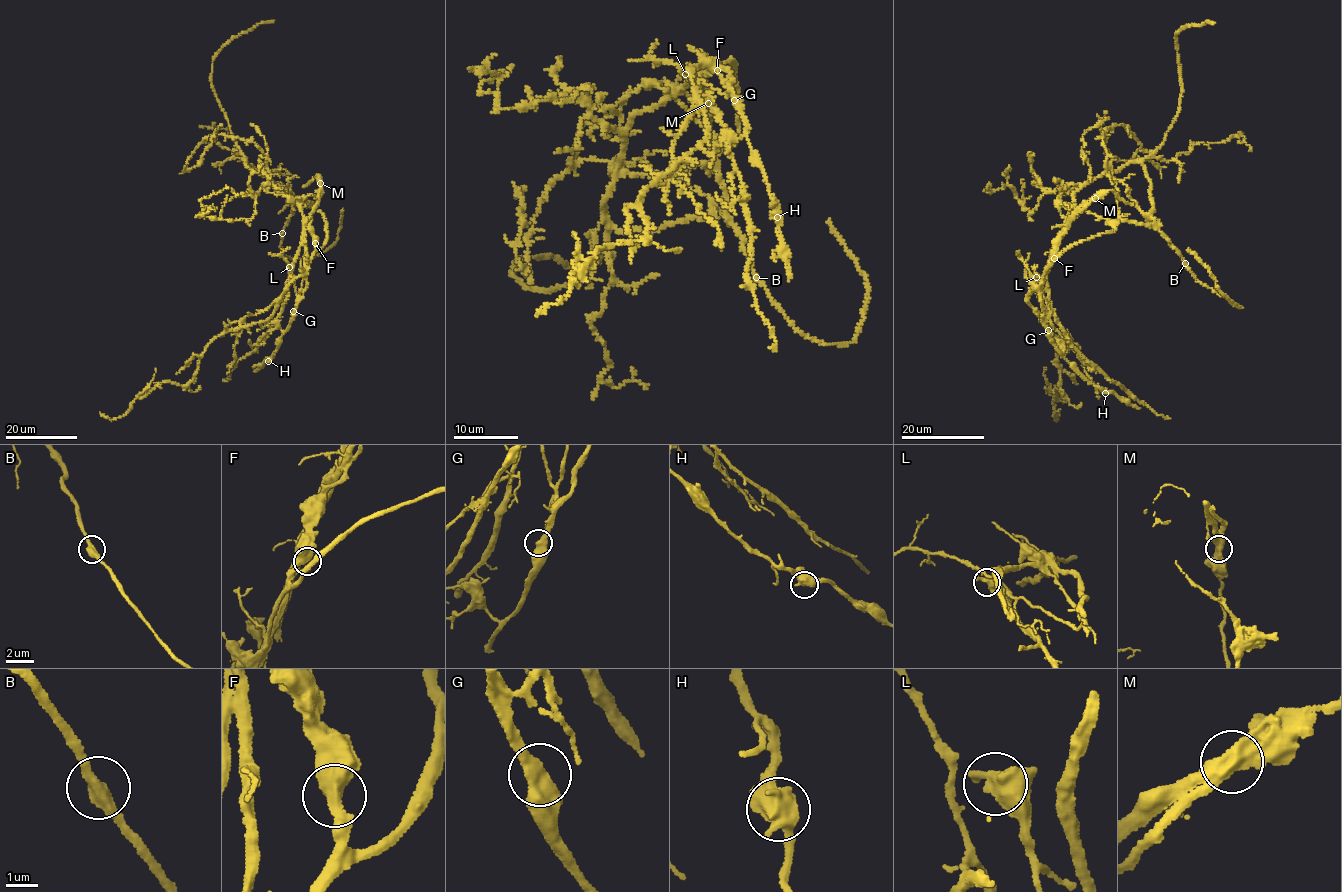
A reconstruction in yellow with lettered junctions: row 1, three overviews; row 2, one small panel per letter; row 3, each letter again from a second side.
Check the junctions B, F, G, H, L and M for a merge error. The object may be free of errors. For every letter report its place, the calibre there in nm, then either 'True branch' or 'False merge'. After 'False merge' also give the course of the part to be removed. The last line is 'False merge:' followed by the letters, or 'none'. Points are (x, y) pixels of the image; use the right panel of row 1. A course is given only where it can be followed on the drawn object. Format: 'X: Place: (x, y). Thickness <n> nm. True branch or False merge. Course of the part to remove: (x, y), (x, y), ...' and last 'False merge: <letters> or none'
B: Place: (1185, 263). Thickness 440 nm. True branch
F: Place: (1054, 258). Thickness 550 nm. True branch
G: Place: (1048, 330). Thickness 480 nm. True branch
H: Place: (1105, 393). Thickness 600 nm. True branch
L: Place: (1036, 277). Thickness 480 nm. True branch
M: Place: (1095, 198). Thickness 480 nm. False merge. Course of the part to remove: (1095, 198), (1072, 215), (1053, 249), (1046, 278), (1049, 306), (1066, 337), (1087, 360), (1139, 401), (1170, 419)
False merge: M

